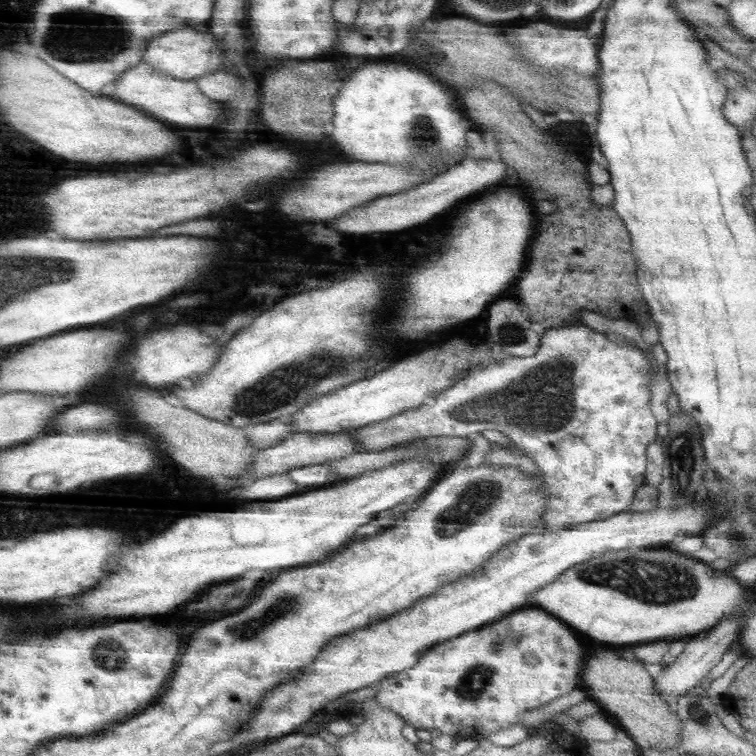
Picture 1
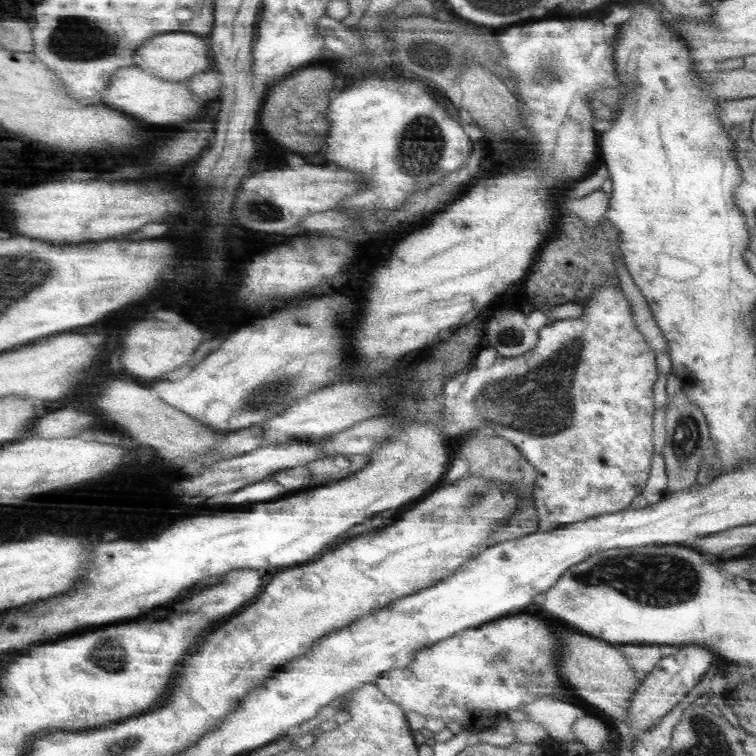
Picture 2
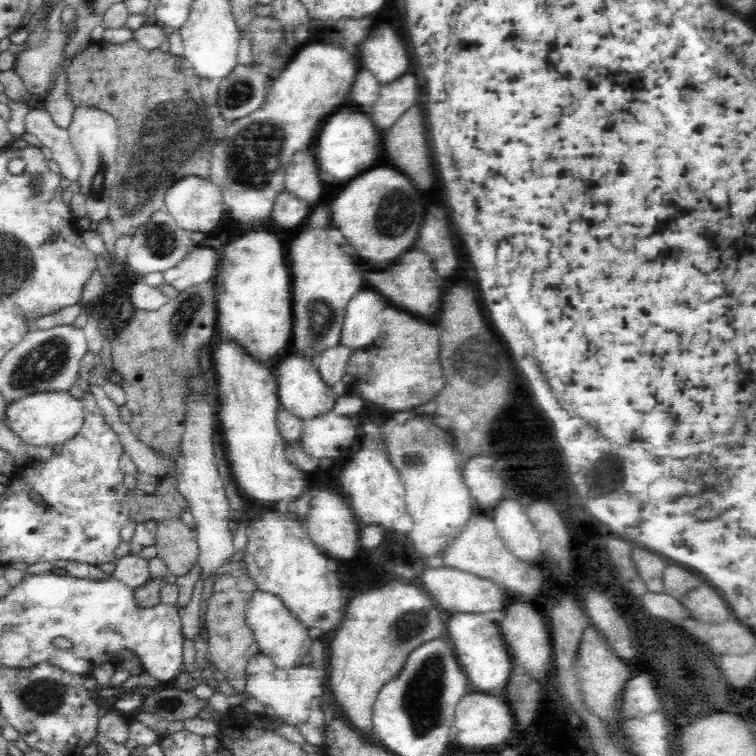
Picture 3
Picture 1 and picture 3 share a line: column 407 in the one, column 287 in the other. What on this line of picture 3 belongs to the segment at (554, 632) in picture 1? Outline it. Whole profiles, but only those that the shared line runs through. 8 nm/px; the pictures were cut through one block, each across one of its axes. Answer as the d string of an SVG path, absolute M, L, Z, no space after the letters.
M259 652L248 661L246 674L245 691L266 707L274 708L276 714L289 725L296 727L297 724L307 722L312 711L322 705L326 680L322 678L322 670L315 669L311 664L288 670L276 668L270 658Z

